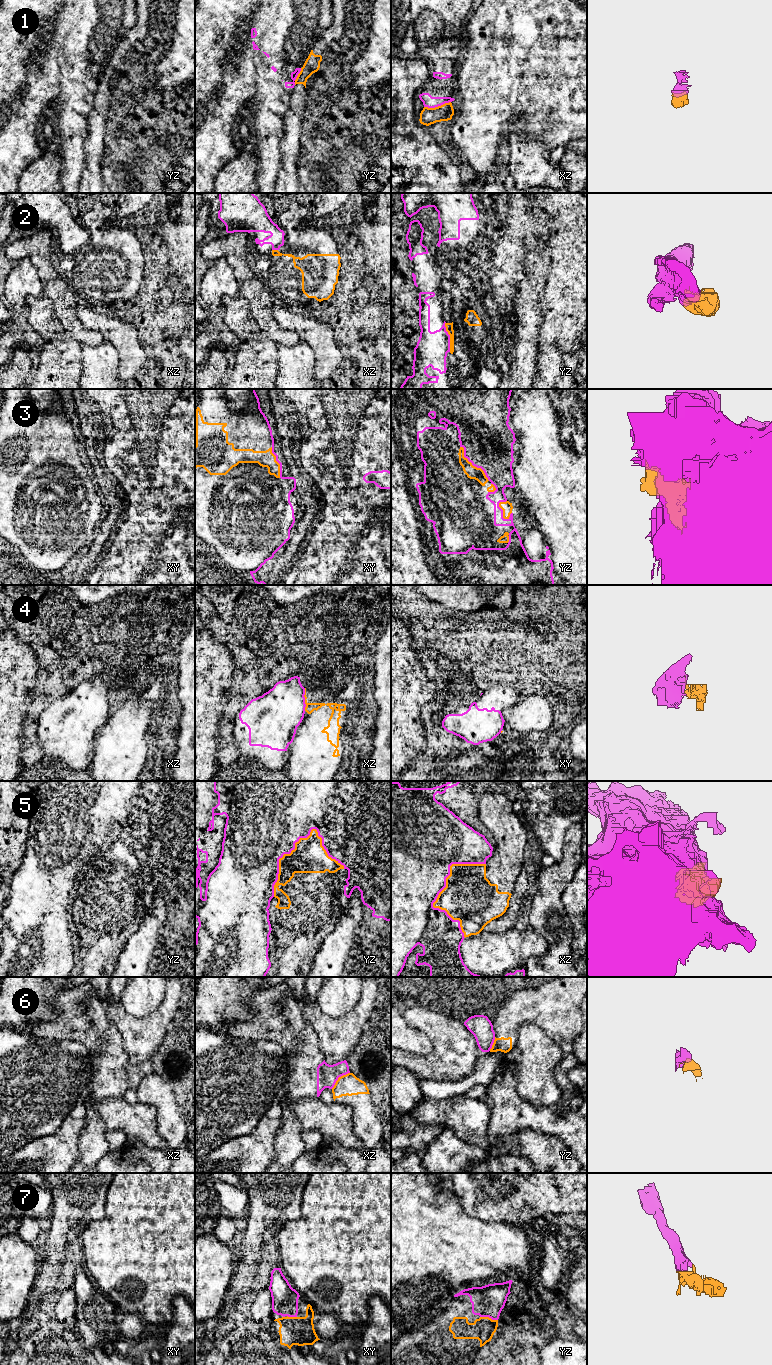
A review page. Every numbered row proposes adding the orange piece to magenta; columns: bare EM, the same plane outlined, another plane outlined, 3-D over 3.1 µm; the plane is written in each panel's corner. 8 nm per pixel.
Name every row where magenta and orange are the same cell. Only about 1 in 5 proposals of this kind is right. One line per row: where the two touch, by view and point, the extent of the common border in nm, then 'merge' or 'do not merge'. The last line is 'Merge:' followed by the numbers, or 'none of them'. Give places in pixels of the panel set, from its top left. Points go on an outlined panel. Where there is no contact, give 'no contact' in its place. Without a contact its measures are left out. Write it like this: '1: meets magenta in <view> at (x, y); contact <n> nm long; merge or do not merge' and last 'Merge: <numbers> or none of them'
1: meets magenta in xz at (437, 106); contact 220 nm long; do not merge
2: meets magenta in yz at (449, 337); contact 240 nm long; do not merge
3: meets magenta in yz at (473, 465); contact 360 nm long; do not merge
4: meets magenta in xz at (304, 699); contact 180 nm long; do not merge
5: meets magenta in yz at (281, 857); contact 650 nm long; do not merge
6: meets magenta in xz at (338, 1077); contact 200 nm long; do not merge
7: meets magenta in yz at (489, 1317); contact 150 nm long; merge
Merge: 7

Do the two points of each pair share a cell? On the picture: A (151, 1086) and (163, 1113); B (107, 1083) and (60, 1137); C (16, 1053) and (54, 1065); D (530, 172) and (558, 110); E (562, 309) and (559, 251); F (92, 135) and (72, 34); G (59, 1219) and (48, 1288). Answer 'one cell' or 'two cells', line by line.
A: one cell
B: two cells
C: one cell
D: two cells
E: one cell
F: two cells
G: one cell

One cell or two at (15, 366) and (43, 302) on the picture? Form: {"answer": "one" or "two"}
{"answer": "two"}

